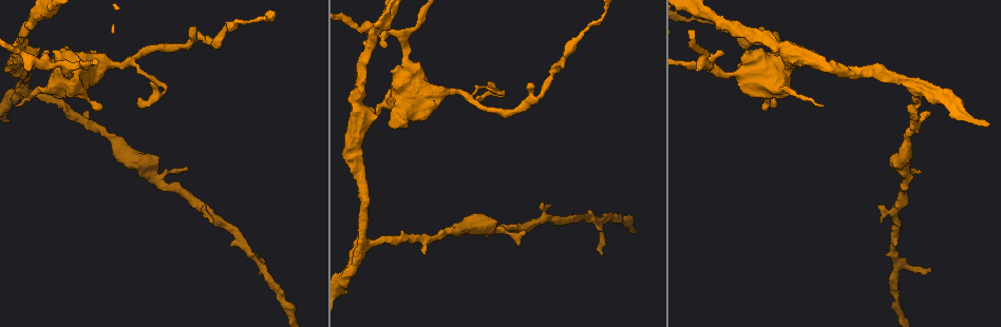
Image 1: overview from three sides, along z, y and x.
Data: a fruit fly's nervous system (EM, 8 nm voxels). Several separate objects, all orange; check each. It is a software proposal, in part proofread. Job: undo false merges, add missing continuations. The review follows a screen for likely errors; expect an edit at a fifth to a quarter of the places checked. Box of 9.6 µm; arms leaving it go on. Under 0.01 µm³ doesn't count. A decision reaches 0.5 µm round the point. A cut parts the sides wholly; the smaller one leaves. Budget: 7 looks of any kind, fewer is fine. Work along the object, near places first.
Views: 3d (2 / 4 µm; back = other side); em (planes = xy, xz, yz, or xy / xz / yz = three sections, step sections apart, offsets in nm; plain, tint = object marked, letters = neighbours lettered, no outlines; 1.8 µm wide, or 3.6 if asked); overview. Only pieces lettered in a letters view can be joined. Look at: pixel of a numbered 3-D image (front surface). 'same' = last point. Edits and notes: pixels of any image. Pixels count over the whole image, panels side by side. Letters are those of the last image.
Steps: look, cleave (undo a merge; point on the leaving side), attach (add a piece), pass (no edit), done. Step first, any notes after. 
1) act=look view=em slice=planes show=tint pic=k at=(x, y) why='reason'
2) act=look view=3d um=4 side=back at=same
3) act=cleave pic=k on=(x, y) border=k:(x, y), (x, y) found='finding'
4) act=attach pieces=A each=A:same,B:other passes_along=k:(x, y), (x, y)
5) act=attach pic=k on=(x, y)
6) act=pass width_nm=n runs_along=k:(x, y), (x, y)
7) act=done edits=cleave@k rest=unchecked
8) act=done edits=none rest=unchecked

act=look view=em slice=yz step=4 show=letters pic=1 at=(27, 88) why='sharp bend'

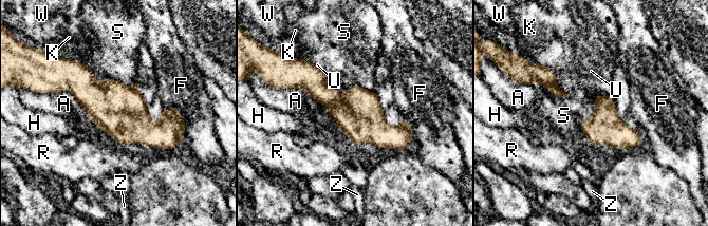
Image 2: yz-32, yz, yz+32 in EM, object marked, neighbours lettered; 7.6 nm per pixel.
act=pass width_nm=260 each=A:other,F:other,H:other,K:other,R:other,S:other,U:other,W:other,Z:other border=2:(319, 68), (341, 98), (374, 93) found='continuous, no second neuron'

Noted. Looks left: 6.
act=look view=em um=3.6 slice=planes show=tint pic=1 at=(391, 71) why='an open end'

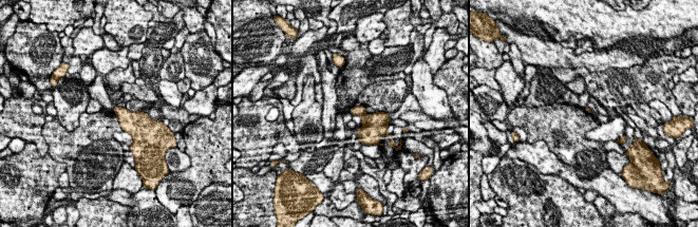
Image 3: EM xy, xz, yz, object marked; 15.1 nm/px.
act=look view=em um=3.6 slice=planes show=letters at=same

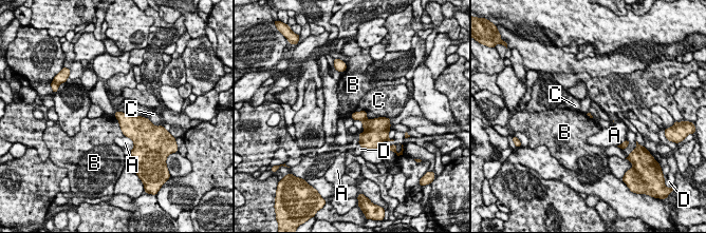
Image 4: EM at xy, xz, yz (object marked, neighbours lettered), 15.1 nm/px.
act=pass each=A:other,B:other,C:other,D:other border=4:(113, 114), (124, 135) found='none of them fits'

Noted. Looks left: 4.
act=look view=3d um=4 pic=1 at=(603, 255) why='an open end'

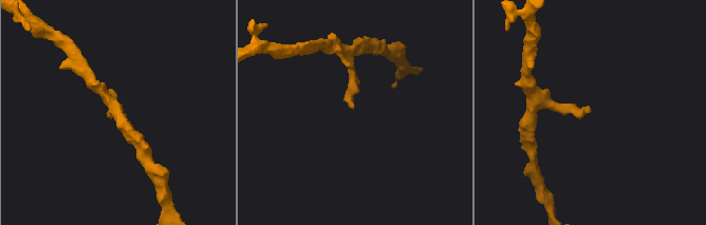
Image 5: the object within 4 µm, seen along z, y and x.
act=look view=em slice=xz step=4 show=letters pic=5 at=(353, 108) why='shape alone is not enough'

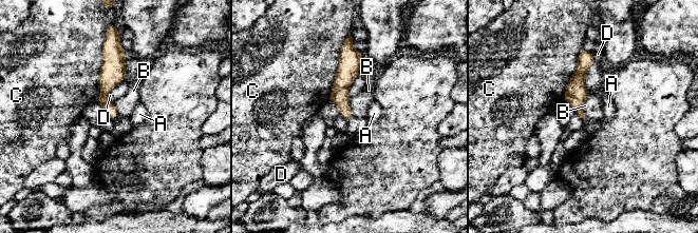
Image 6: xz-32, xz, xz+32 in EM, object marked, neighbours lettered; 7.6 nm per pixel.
act=pass each=A:other,B:other,C:other,D:other found='none of them fits'

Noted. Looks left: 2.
act=done edits=none rest=unchecked

